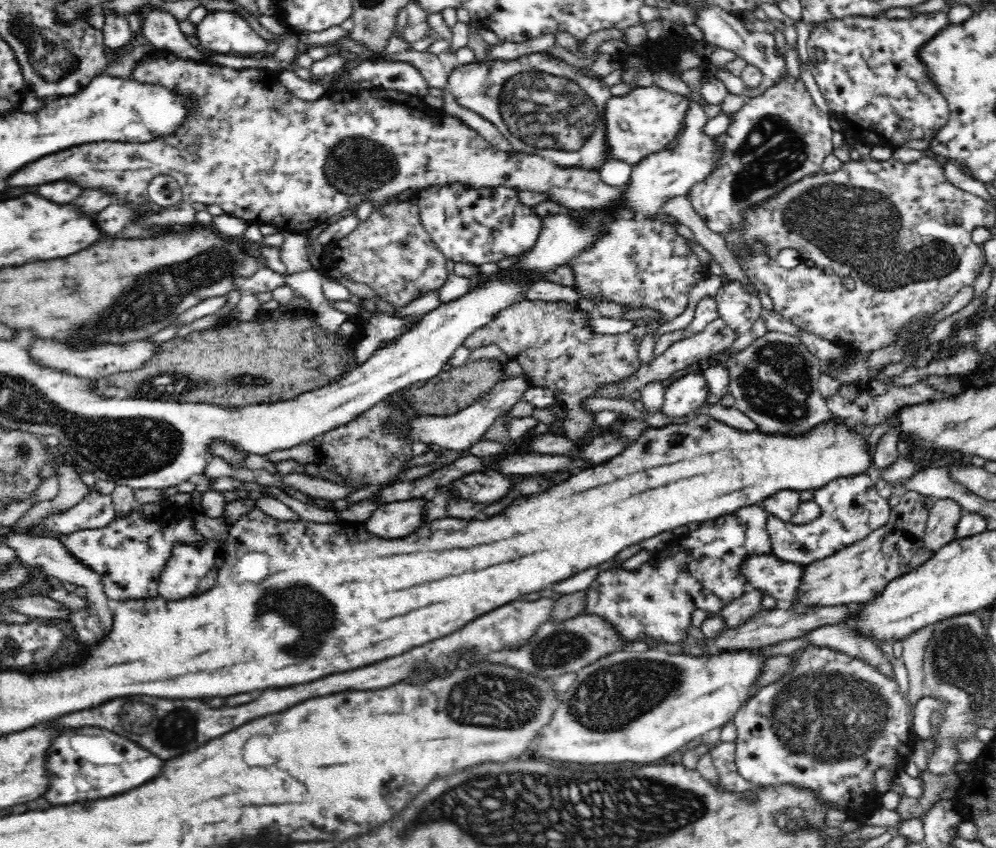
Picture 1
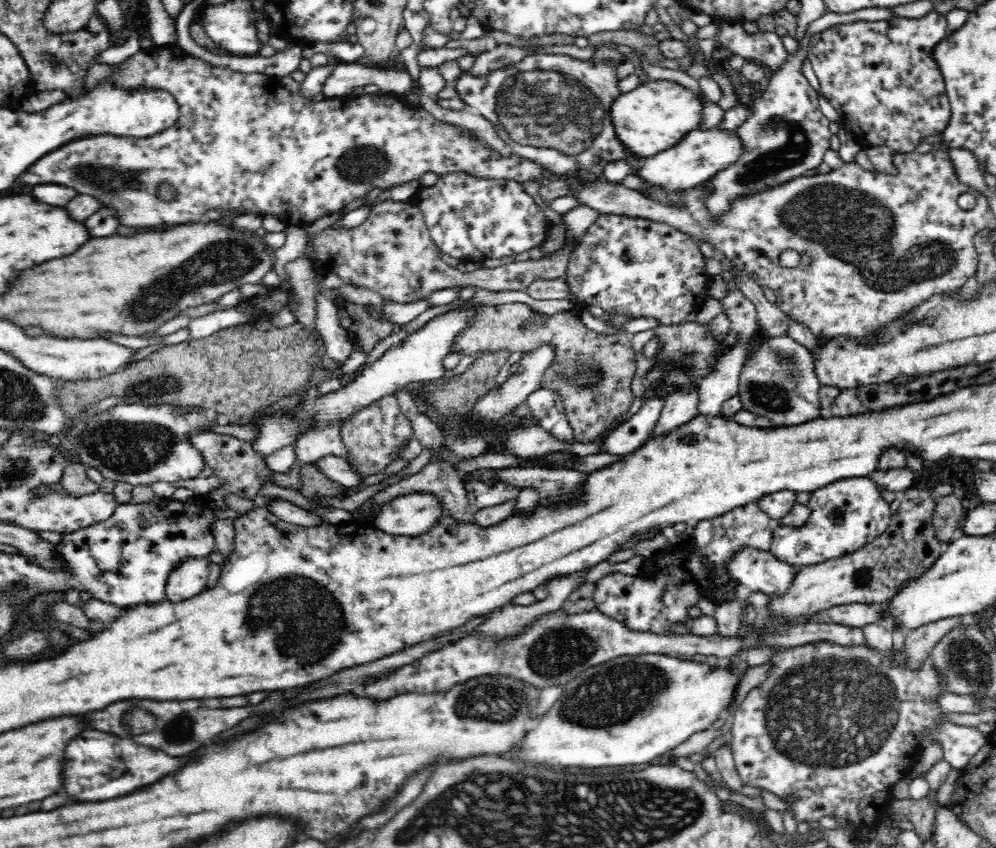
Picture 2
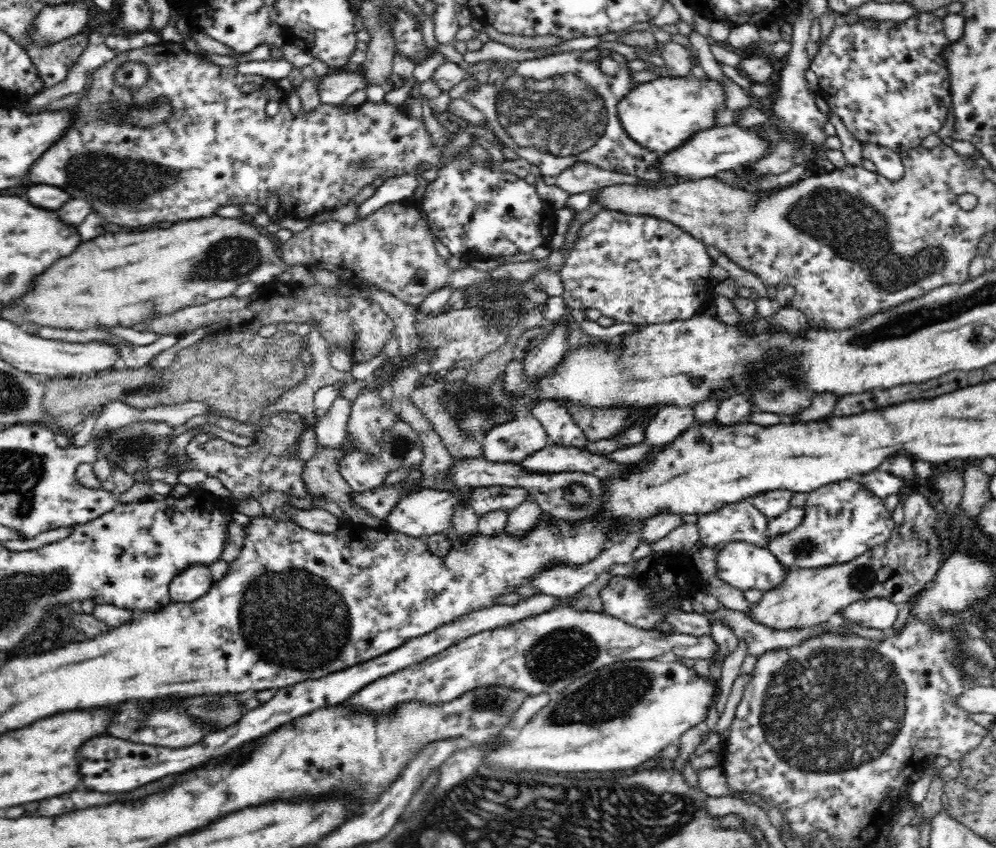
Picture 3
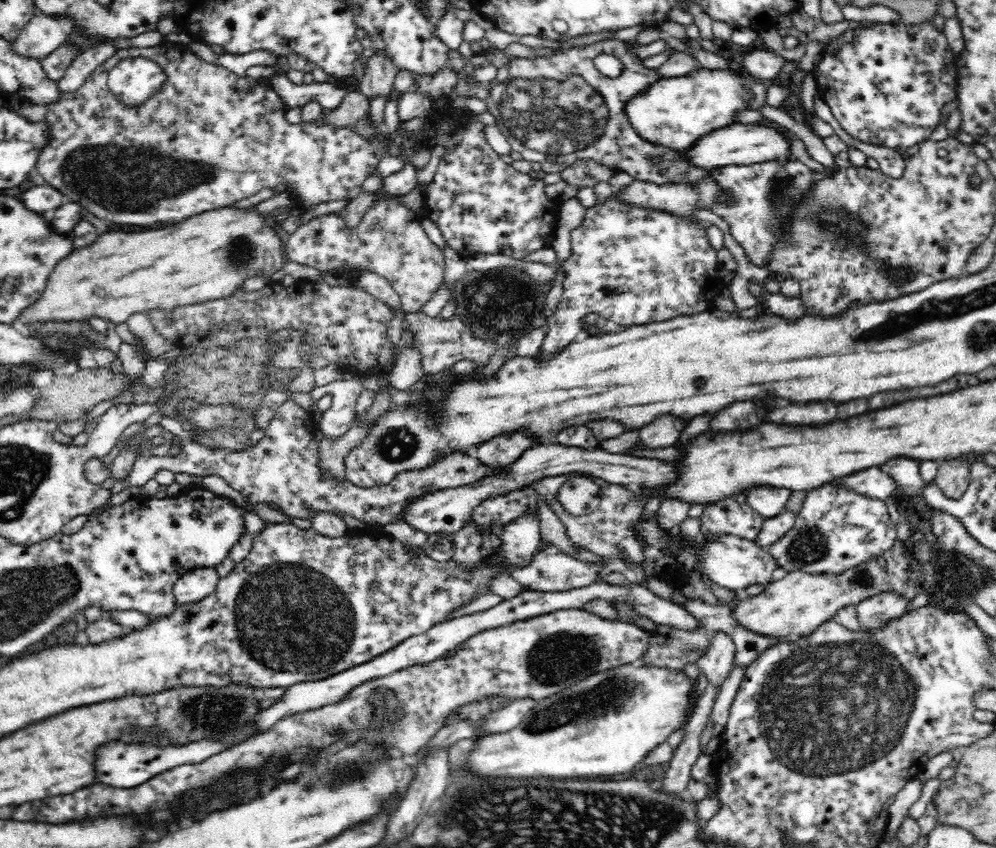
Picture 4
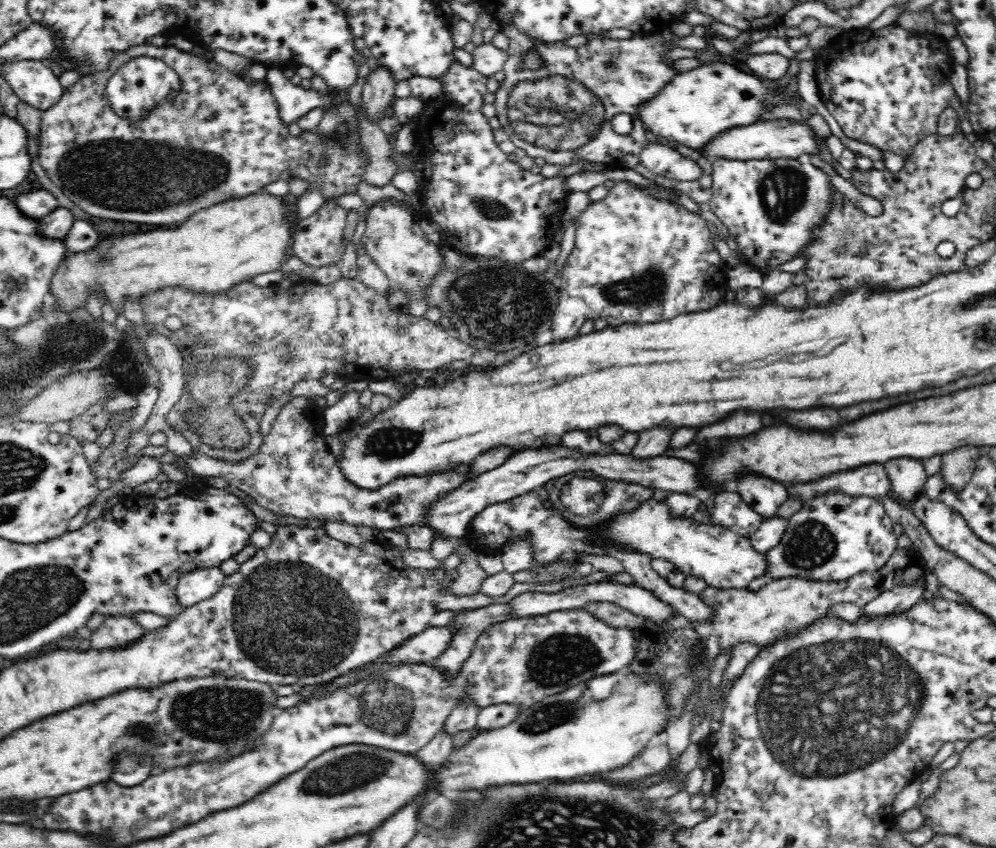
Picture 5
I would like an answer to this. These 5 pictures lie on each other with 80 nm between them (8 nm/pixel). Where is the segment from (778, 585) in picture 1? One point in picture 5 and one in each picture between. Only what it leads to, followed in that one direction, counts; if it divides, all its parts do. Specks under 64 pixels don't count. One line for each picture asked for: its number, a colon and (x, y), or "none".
2: (761, 571)
3: (745, 566)
4: (731, 561)
5: (724, 559)

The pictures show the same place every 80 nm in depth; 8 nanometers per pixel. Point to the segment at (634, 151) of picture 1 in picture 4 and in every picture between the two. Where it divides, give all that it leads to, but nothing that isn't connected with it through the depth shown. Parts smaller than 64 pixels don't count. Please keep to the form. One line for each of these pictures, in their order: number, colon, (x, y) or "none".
2: (653, 117)
3: (660, 115)
4: (674, 112)

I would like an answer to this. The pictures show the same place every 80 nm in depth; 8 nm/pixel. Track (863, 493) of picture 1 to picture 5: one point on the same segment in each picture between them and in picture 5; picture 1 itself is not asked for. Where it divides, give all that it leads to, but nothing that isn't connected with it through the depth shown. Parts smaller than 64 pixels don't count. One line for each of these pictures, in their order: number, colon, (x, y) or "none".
2: (849, 512)
3: (843, 520)
4: (837, 528)
5: (834, 535)

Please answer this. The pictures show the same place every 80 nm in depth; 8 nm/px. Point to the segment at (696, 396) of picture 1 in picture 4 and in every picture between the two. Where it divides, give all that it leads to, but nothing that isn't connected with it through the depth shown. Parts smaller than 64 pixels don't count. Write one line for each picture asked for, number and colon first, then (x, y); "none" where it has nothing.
2: (679, 407)
3: (670, 421)
4: (663, 433)

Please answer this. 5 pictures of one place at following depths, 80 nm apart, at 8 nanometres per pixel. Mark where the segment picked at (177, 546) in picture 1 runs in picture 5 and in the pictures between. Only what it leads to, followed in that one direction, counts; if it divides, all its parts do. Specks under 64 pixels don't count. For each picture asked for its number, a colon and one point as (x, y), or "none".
2: (188, 579)
3: (193, 582)
4: (193, 586)
5: (193, 587)

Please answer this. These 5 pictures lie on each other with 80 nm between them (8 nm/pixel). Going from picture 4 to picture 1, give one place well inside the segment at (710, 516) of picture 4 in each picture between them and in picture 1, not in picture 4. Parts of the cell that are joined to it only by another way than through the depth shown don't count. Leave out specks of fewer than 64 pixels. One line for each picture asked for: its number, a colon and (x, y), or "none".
1: (653, 604)
2: (645, 602)
3: (742, 521)

